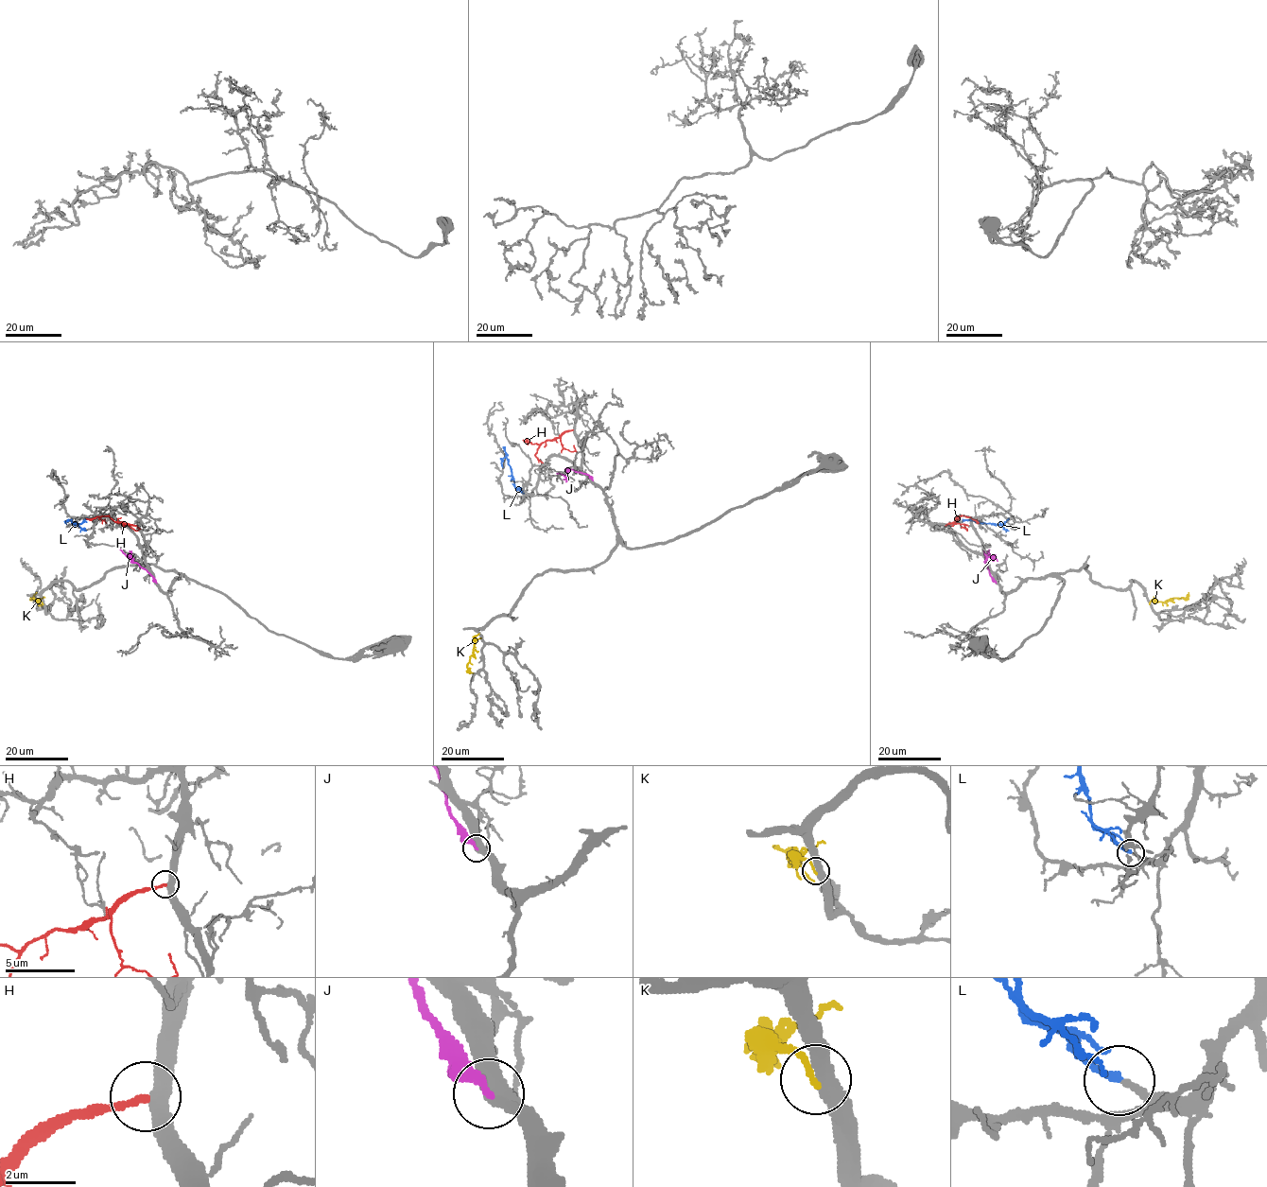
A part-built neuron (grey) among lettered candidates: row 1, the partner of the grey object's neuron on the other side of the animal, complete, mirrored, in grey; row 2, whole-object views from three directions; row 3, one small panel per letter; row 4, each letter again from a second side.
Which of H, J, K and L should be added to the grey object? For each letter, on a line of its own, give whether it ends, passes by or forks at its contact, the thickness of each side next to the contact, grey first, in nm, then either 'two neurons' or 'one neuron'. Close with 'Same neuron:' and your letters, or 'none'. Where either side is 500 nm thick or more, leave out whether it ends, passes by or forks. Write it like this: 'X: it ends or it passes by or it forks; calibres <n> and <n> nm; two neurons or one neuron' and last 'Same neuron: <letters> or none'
H: it ends; calibres 400 and 220 nm; two neurons
J: it ends; calibres 460 and 300 nm; two neurons
K: it ends; calibres 400 and 180 nm; two neurons
L: it ends; calibres 170 and 200 nm; one neuron
Same neuron: L

